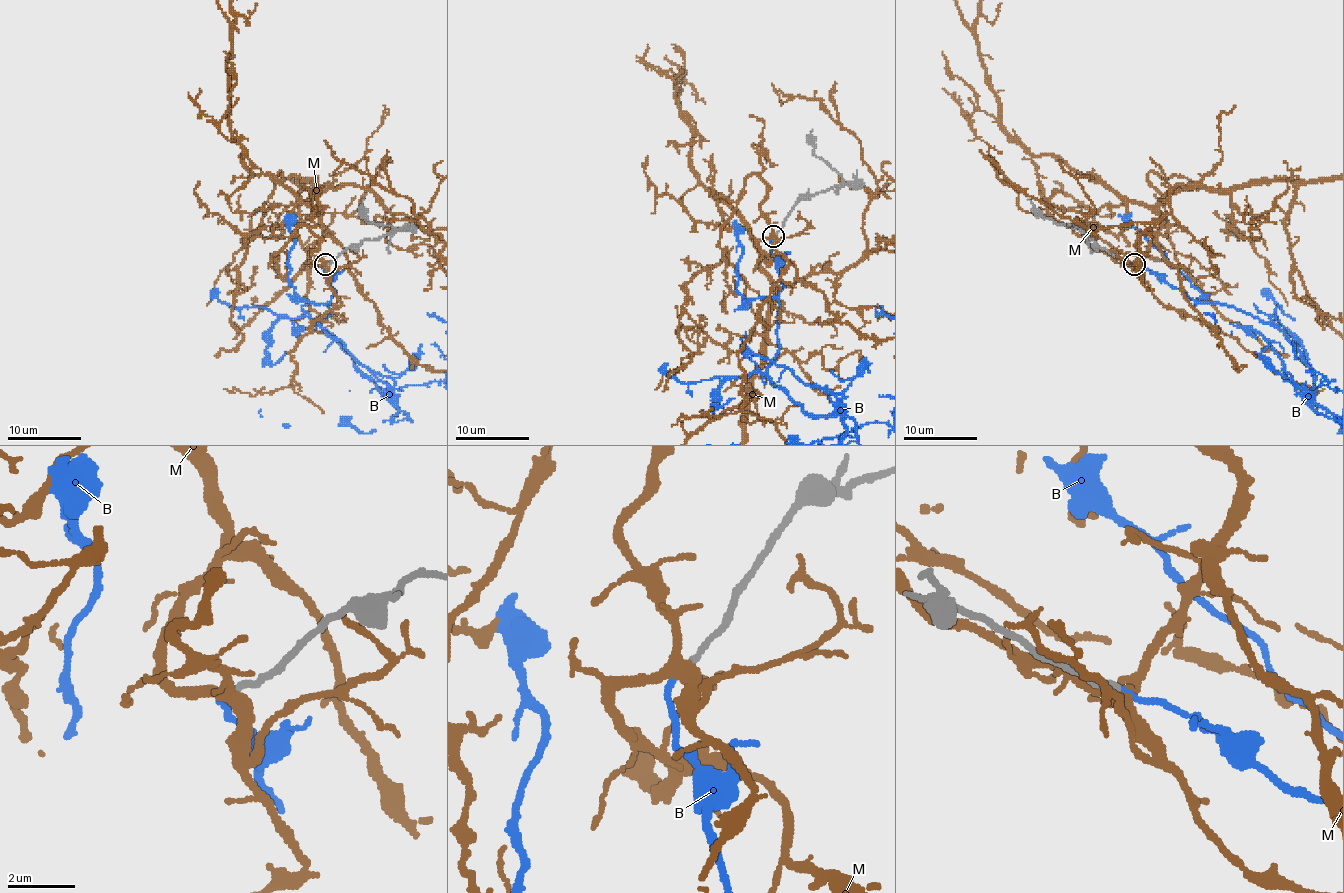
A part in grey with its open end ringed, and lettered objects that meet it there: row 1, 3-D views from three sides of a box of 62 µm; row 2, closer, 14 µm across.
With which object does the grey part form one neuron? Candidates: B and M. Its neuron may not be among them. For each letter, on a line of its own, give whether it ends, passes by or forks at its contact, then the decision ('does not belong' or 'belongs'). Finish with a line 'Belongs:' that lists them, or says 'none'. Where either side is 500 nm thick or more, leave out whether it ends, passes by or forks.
B: it ends; belongs
M: it forks; does not belong
Belongs: B

